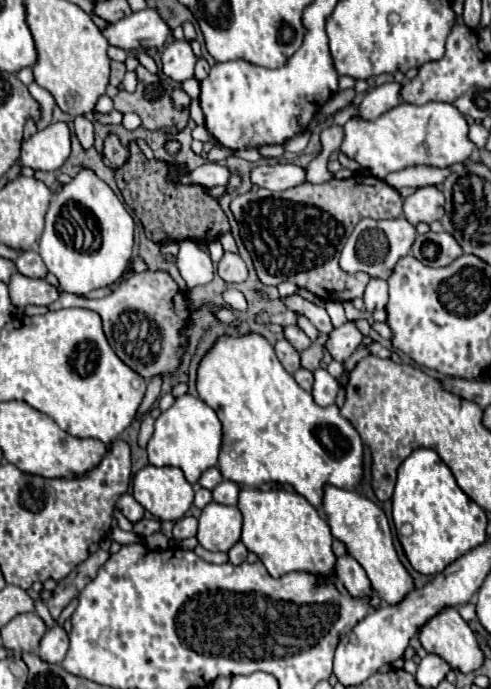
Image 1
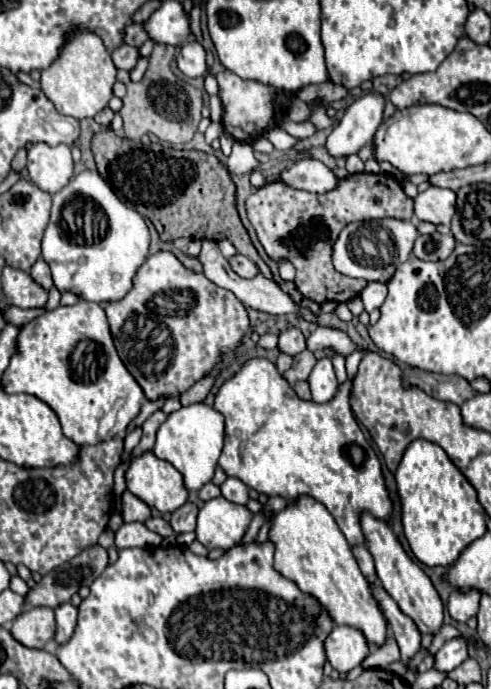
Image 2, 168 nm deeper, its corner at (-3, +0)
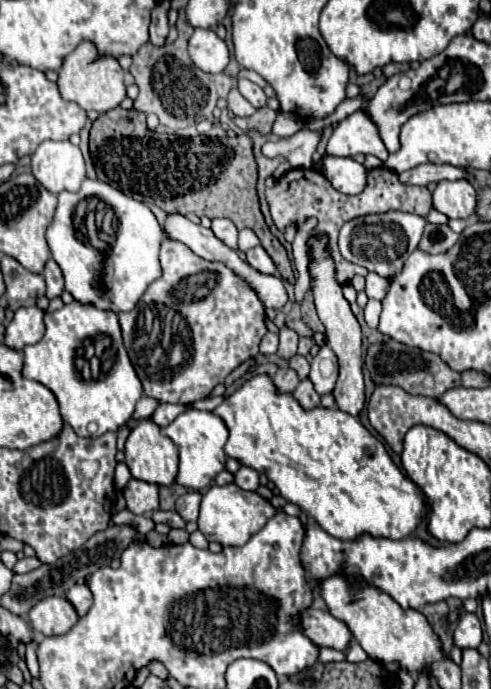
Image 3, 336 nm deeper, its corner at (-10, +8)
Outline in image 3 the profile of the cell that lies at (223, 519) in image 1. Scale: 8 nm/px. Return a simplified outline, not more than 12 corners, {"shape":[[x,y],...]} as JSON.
{"shape":[[234,482],[202,496],[198,530],[242,546],[276,508]]}

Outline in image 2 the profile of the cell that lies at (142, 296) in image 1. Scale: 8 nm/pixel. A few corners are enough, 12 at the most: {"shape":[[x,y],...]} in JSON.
{"shape":[[171,252],[105,312],[149,400],[179,396],[249,328]]}

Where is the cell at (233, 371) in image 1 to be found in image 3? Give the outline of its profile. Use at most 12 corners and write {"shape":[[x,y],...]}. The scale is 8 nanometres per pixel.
{"shape":[[266,374],[212,412],[226,454],[332,538],[430,510],[384,444]]}

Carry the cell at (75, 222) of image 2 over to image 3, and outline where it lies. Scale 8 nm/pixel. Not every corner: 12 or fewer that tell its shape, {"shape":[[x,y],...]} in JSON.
{"shape":[[100,180],[46,230],[80,304],[130,312],[162,276],[150,208]]}

